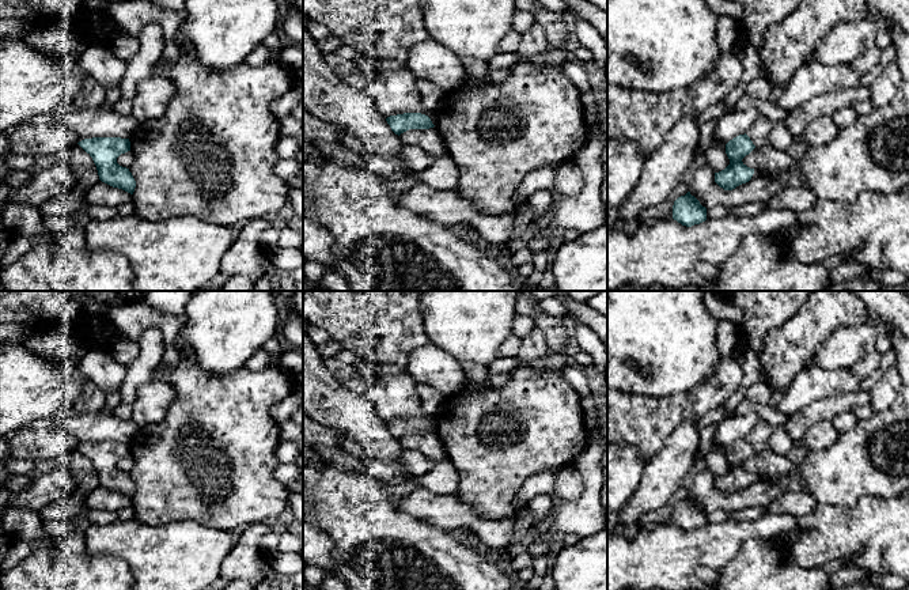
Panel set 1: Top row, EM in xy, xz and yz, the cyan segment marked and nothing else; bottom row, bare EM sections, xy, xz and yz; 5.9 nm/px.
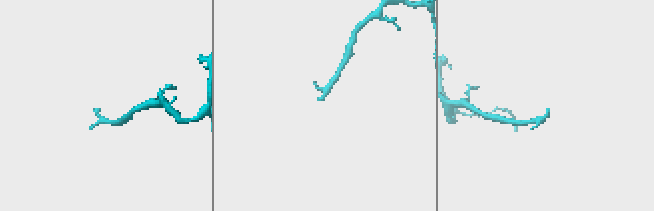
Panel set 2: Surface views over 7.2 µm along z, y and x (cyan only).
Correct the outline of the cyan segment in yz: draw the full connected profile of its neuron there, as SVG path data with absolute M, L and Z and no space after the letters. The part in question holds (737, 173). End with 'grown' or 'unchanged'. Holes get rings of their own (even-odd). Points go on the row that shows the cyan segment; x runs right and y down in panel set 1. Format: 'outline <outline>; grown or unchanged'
outline M746 133L730 140L726 144L726 154L730 159L730 164L724 170L715 173L715 182L724 190L732 190L736 186L749 182L751 178L774 175L769 170L750 169L742 162L742 159L754 148L755 145Z; grown

